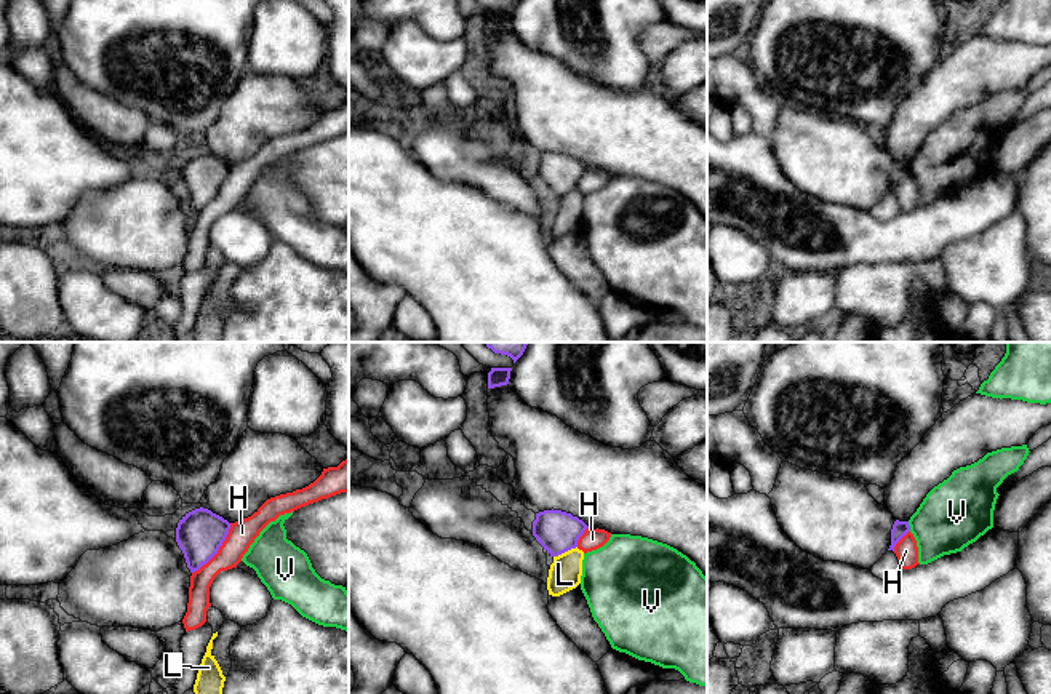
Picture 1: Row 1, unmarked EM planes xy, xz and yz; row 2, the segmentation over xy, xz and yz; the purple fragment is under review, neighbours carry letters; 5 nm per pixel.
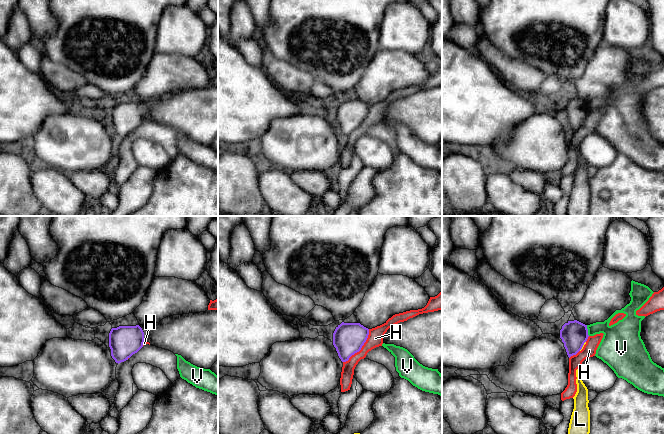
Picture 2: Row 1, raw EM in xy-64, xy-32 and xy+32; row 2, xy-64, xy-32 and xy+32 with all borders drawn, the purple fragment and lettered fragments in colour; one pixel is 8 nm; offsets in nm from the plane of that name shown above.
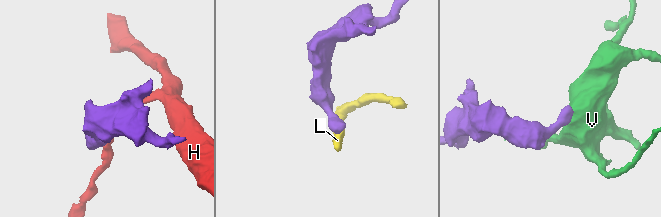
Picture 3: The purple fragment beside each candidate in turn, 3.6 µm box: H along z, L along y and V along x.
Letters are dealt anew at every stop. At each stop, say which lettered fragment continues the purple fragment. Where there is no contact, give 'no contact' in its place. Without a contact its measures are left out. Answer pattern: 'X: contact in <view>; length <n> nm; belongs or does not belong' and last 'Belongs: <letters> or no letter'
H: contact in xy; length 320 nm; does not belong
L: contact in xz; length 130 nm; does not belong
V: contact in yz; length 50 nm; does not belong
Belongs: no letter

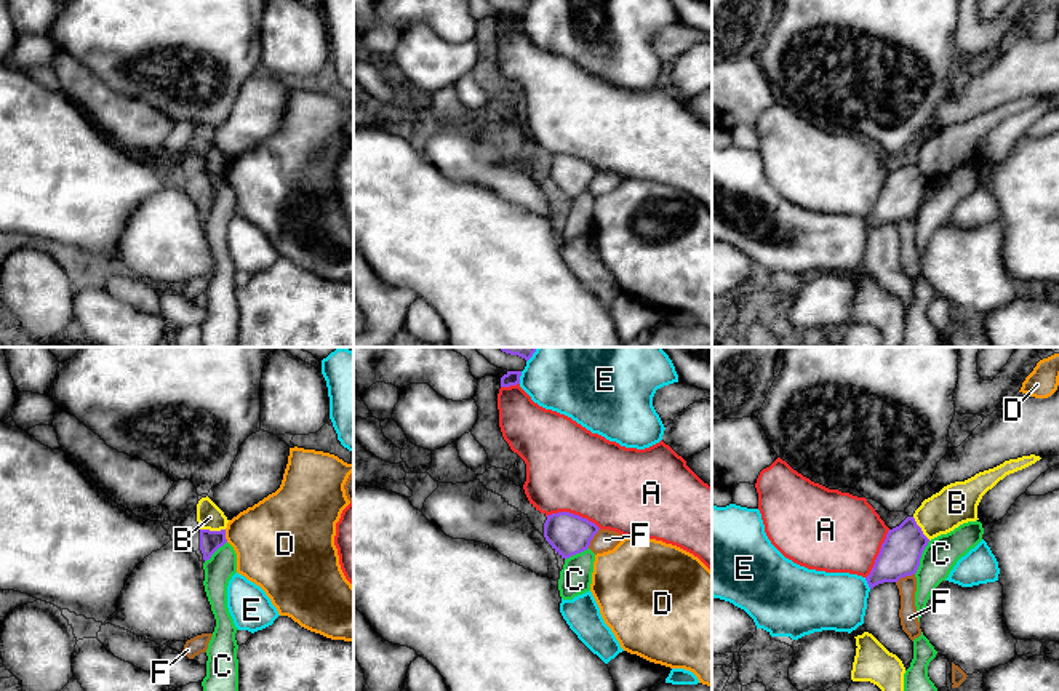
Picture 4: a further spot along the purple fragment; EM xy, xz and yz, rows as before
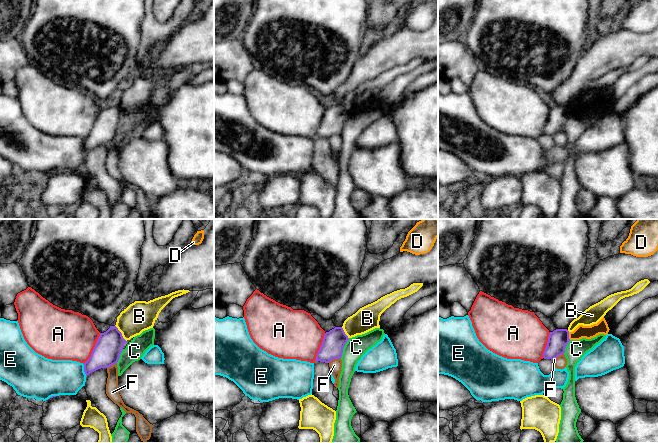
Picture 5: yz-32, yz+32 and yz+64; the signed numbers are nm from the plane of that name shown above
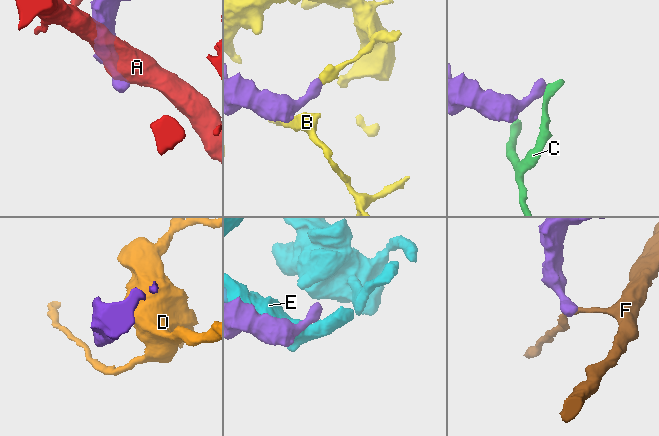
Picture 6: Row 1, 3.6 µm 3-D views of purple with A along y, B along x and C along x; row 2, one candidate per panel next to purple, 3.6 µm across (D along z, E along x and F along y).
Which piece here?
A: contact in xz; length 280 nm; does not belong
B: contact in xy; length 130 nm; does not belong
C: contact in yz; length 190 nm; does not belong
D: contact in xy; length 70 nm; does not belong
E: contact in xz; length 70 nm; does not belong
F: contact in xz; length 120 nm; does not belong
Belongs: no letter

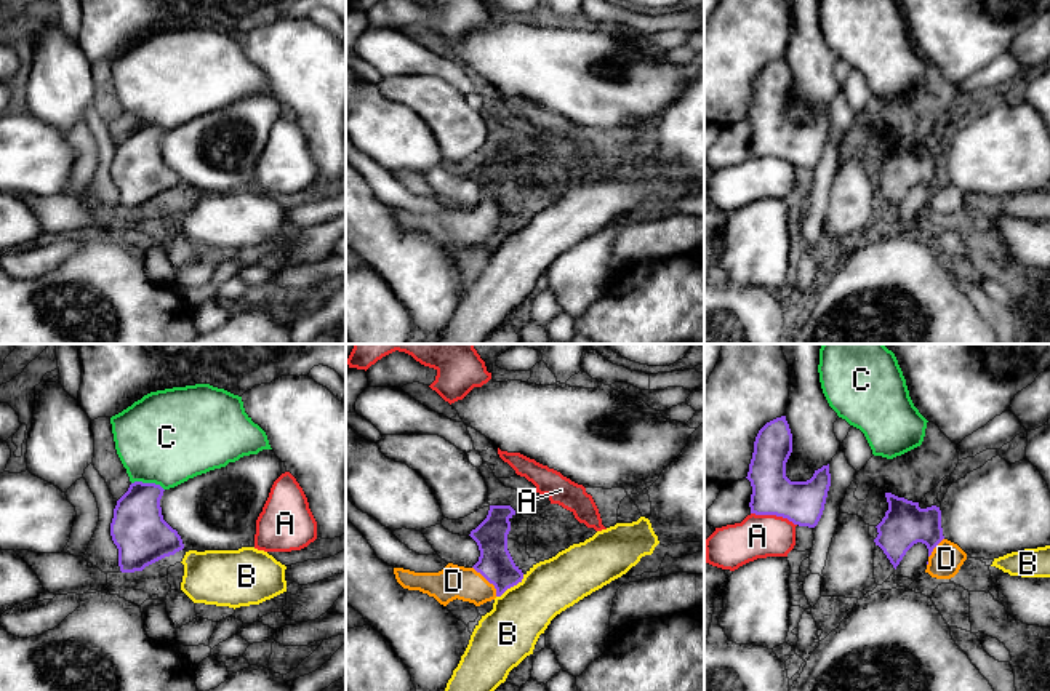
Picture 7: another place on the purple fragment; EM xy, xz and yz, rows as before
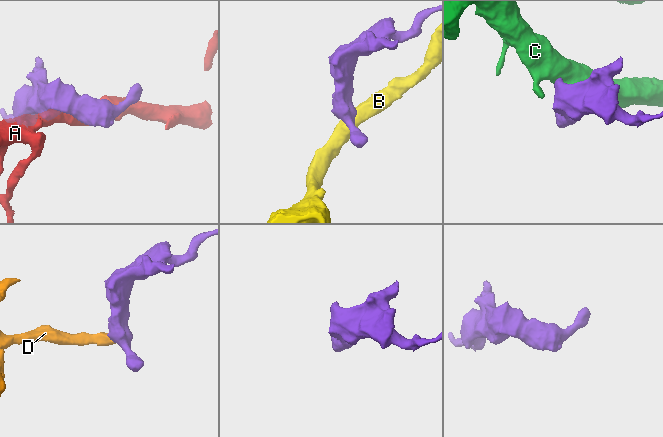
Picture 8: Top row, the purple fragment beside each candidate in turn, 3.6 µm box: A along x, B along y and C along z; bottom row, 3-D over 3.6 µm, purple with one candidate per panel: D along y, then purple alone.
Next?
A: contact in yz; length 240 nm; does not belong
B: contact in xz; length 180 nm; does not belong
C: contact in xy; length 170 nm; does not belong
D: contact in xz; length 200 nm; belongs
Belongs: D

